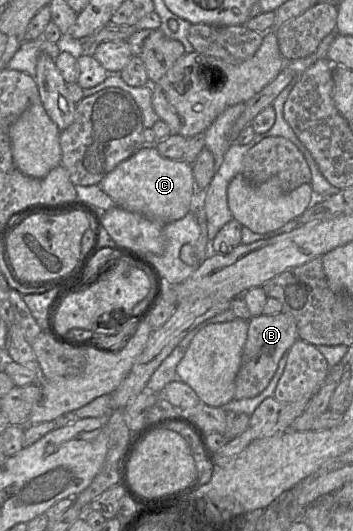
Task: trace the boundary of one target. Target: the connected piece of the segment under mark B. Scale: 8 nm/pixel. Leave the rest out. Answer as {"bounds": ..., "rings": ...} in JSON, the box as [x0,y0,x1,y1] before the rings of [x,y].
{"bounds":[235,314,299,400],"rings":[[[261,314],[248,322],[248,334],[243,348],[242,363],[235,380],[235,400],[261,394],[273,378],[283,354],[299,339],[295,319],[291,314]]]}

